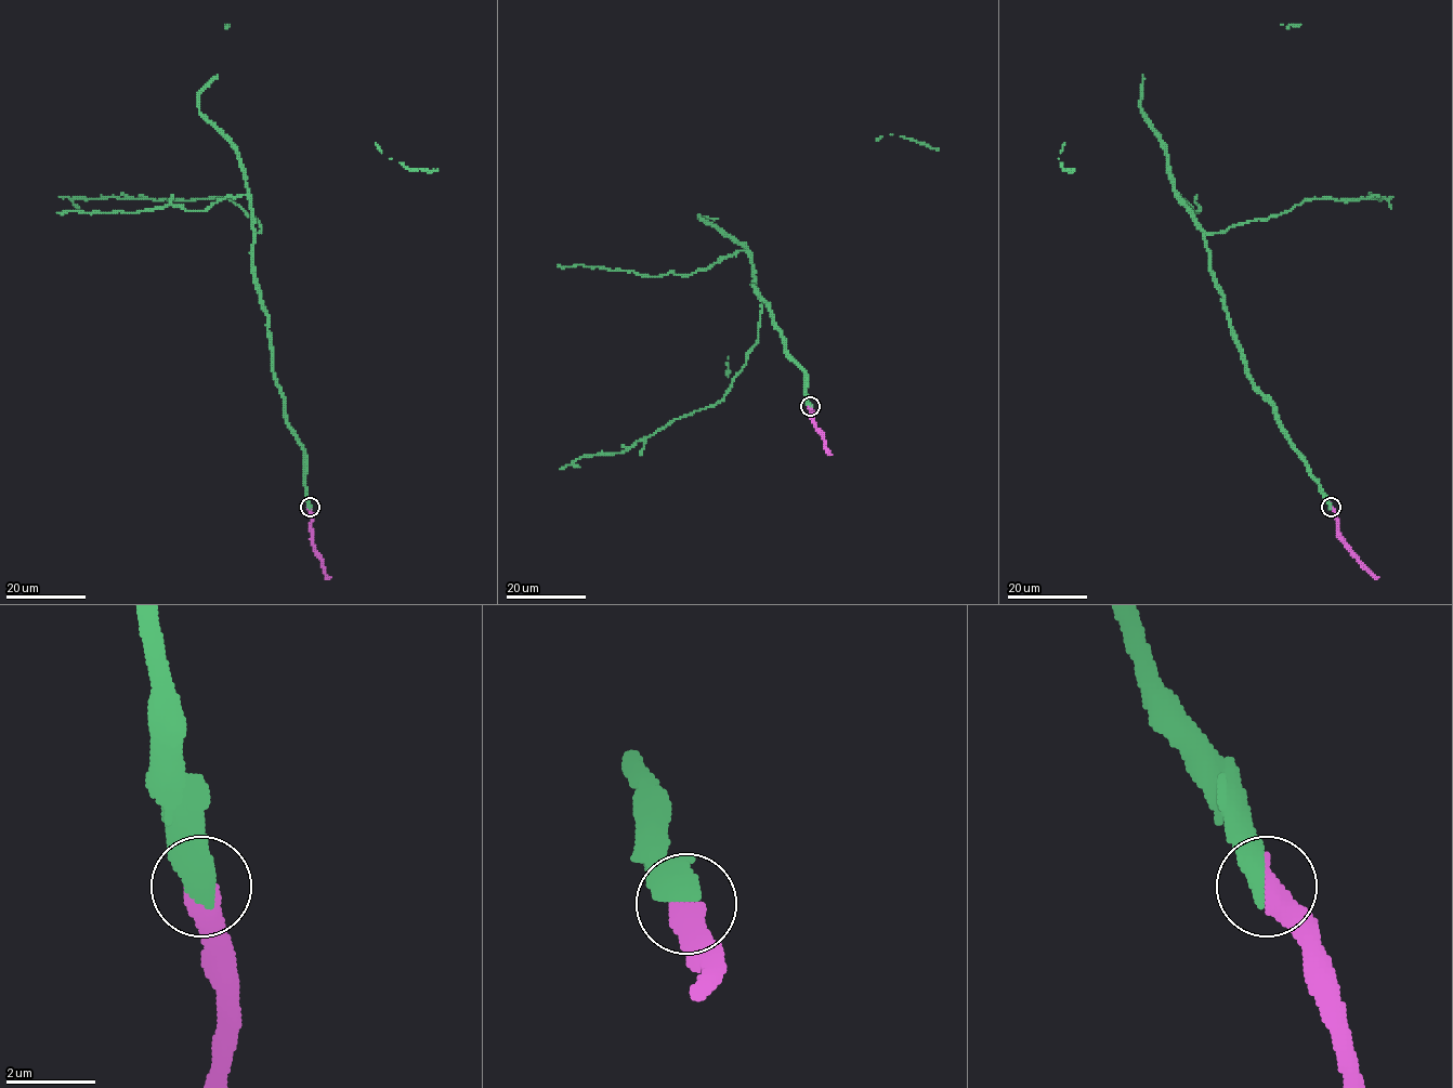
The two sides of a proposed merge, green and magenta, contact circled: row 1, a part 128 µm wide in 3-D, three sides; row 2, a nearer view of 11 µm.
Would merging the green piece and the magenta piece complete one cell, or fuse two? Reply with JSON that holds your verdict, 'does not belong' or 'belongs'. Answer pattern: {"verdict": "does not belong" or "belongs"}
{"verdict": "belongs"}

